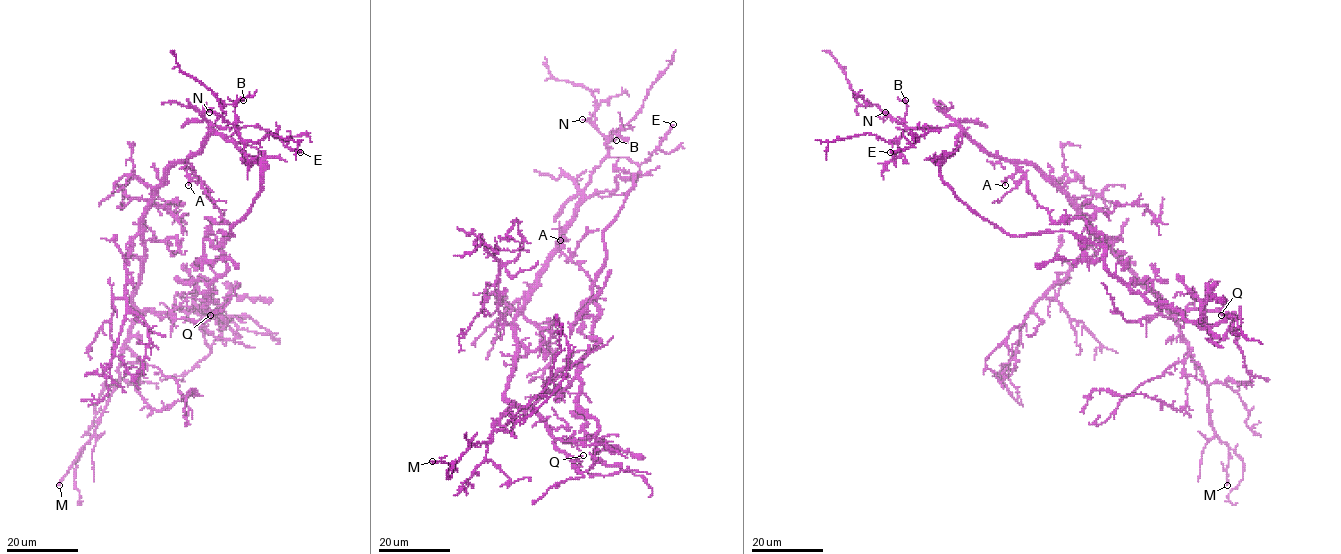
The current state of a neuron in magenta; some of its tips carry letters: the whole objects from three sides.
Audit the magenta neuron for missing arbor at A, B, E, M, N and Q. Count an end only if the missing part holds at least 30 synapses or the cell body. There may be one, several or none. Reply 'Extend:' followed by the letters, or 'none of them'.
Extend: M, N

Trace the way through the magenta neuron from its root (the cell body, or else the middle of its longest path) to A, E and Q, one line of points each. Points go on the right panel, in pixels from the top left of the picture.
A: (1086, 220), (1083, 213), (1034, 165), (1016, 163), (1016, 171), (1006, 180), (1005, 185)
E: (1086, 220), (1036, 166), (994, 157), (955, 125), (922, 126), (929, 130), (925, 135), (906, 148), (890, 152)
Q: (1086, 220), (1091, 230), (1168, 309), (1174, 313), (1188, 309), (1217, 310), (1222, 313), (1221, 315)

